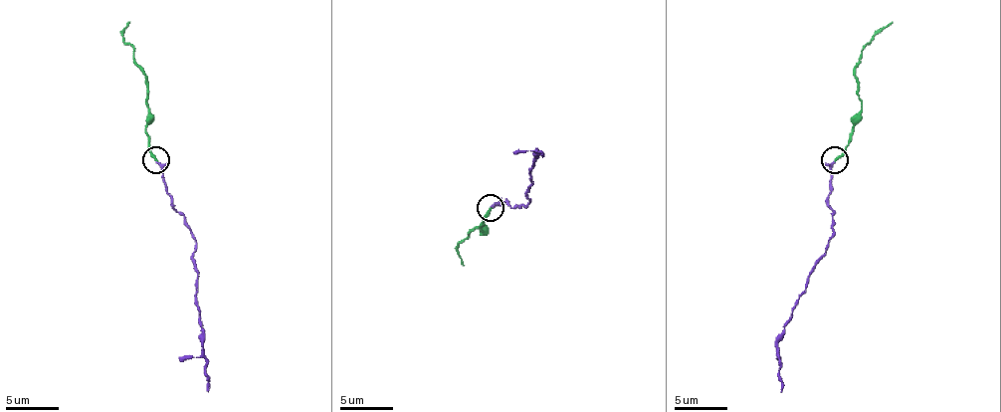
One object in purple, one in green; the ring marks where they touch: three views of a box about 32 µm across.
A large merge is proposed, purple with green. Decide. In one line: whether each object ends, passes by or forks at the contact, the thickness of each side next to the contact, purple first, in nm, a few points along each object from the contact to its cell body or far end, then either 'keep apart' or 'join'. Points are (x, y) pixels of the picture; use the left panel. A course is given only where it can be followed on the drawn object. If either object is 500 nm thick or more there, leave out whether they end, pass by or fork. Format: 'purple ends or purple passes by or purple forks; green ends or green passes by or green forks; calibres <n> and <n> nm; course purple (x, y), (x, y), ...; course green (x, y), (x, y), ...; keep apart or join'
purple passes by; green ends; calibres 160 and 180 nm; course purple (156, 159), (162, 167), (170, 204), (194, 239), (207, 391); course green (156, 159), (148, 151), (146, 116), (148, 108), (140, 66), (122, 34), (130, 21); join

